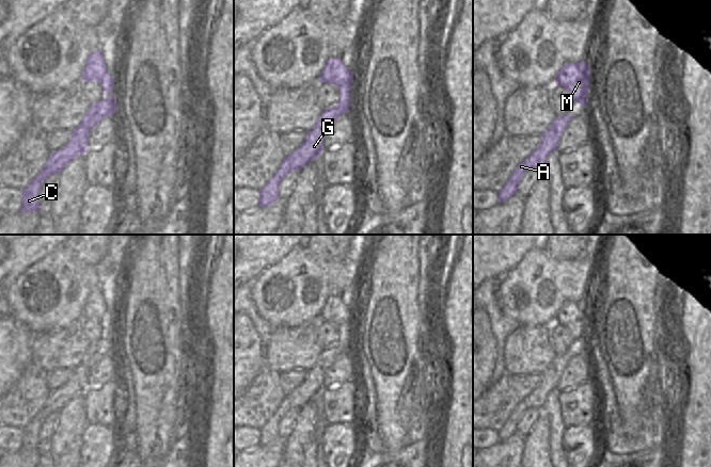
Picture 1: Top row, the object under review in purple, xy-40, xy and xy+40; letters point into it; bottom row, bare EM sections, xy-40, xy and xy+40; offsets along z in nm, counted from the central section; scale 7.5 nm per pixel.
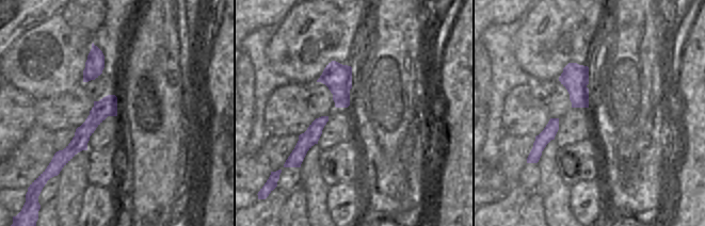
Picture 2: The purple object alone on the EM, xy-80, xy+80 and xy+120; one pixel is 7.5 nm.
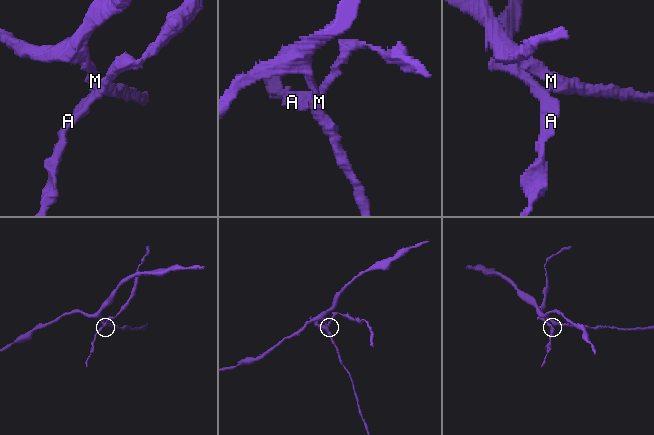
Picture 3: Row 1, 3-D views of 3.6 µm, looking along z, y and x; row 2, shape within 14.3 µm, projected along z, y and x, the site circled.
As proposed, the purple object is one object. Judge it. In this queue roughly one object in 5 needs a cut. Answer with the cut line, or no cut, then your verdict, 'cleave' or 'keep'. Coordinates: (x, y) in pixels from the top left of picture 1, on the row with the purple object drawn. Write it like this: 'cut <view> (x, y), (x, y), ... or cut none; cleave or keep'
cut xy (338, 105), (350, 106); cleave

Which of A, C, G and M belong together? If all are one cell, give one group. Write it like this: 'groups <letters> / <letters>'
groups A C G / M

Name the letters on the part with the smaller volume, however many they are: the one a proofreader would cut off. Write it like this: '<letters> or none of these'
A, C, G

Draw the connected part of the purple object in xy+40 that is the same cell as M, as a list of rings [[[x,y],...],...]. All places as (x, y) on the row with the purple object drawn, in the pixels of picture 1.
[[[584,61],[566,63],[560,68],[555,81],[555,84],[564,86],[569,92],[571,98],[585,108],[588,106],[590,68]]]

